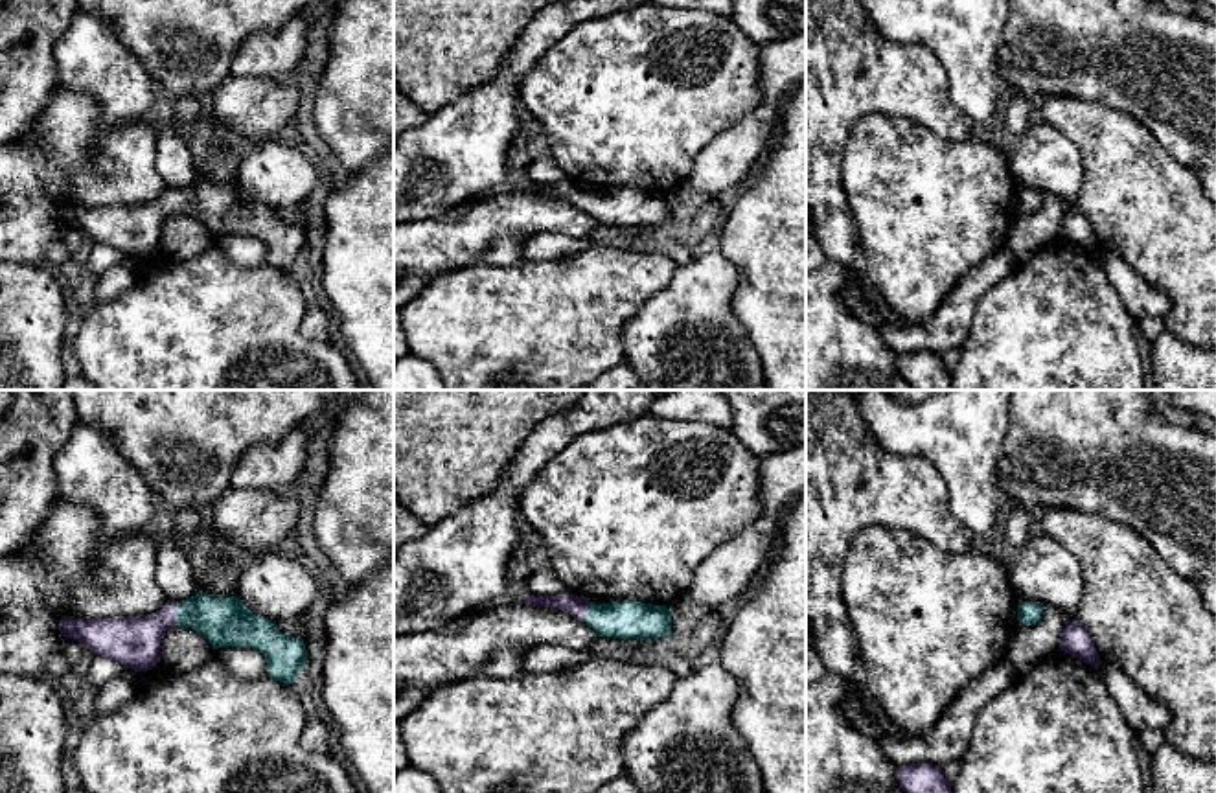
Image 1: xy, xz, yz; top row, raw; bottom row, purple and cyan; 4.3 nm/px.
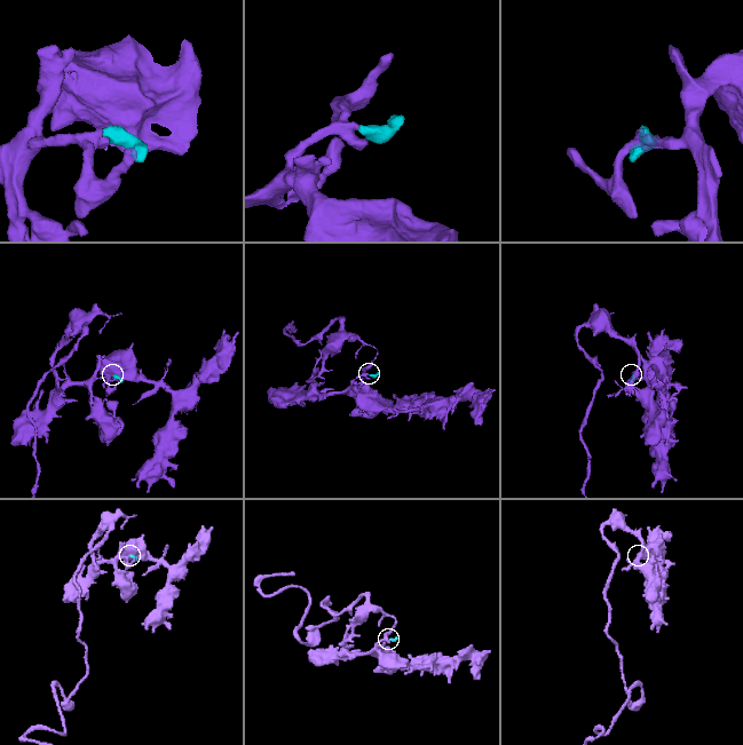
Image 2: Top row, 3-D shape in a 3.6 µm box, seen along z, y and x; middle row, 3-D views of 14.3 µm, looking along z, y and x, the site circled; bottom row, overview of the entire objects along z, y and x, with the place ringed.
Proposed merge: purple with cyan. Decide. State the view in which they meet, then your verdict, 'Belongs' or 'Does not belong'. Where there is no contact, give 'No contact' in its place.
Touches purple in xy. Belongs

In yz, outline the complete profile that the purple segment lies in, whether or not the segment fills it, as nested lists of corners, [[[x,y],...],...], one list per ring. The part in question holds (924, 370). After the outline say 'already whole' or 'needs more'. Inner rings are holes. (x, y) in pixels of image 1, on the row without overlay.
[[[933,351],[898,353],[896,366],[900,375],[914,390],[955,390],[951,372],[944,364],[942,355]]]; already whole

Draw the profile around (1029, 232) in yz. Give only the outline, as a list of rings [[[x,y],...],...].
[[[1043,193],[1041,206],[1032,213],[1017,213],[1006,236],[1006,247],[1017,259],[1028,259],[1060,237],[1065,201],[1056,193]]]

